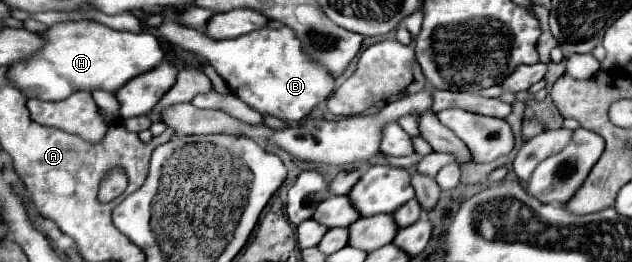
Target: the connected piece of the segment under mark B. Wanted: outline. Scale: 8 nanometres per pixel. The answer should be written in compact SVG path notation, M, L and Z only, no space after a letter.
M166 17L160 29L148 27L148 31L156 37L166 37L172 45L180 45L182 49L208 59L218 71L218 75L226 81L232 95L248 103L258 113L270 113L278 119L304 119L318 103L328 99L328 95L336 87L334 77L330 77L330 73L324 71L324 67L312 63L308 55L304 55L304 51L300 49L300 41L288 27L262 27L236 39L214 41L208 39L202 31L186 29L174 23L170 17Z

